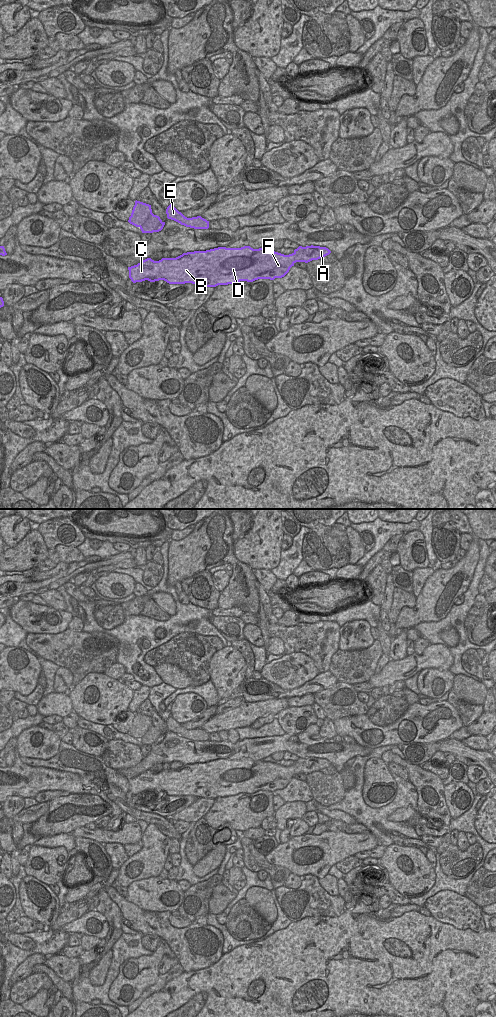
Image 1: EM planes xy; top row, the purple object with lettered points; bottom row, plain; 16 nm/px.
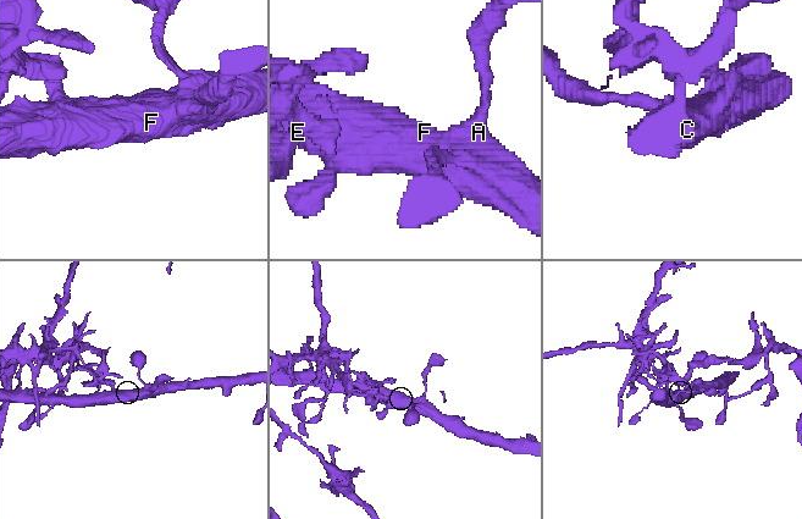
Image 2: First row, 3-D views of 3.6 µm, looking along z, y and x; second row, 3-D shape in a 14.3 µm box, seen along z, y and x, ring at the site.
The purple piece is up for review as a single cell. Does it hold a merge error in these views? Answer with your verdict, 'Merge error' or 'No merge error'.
Merge error.

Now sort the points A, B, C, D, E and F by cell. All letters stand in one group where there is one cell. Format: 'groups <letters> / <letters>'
groups A B C D F / E

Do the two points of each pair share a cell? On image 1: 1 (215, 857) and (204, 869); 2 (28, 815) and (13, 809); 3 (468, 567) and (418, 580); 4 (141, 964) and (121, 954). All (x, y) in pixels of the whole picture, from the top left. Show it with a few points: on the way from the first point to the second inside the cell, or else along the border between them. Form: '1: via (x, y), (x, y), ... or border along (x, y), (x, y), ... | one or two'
1: via (212, 860), (206, 866) | one
2: border along (23, 808), (10, 818) | two
3: border along (435, 568), (416, 597) | two
4: border along (152, 952), (127, 958), (120, 965), (116, 977) | two

